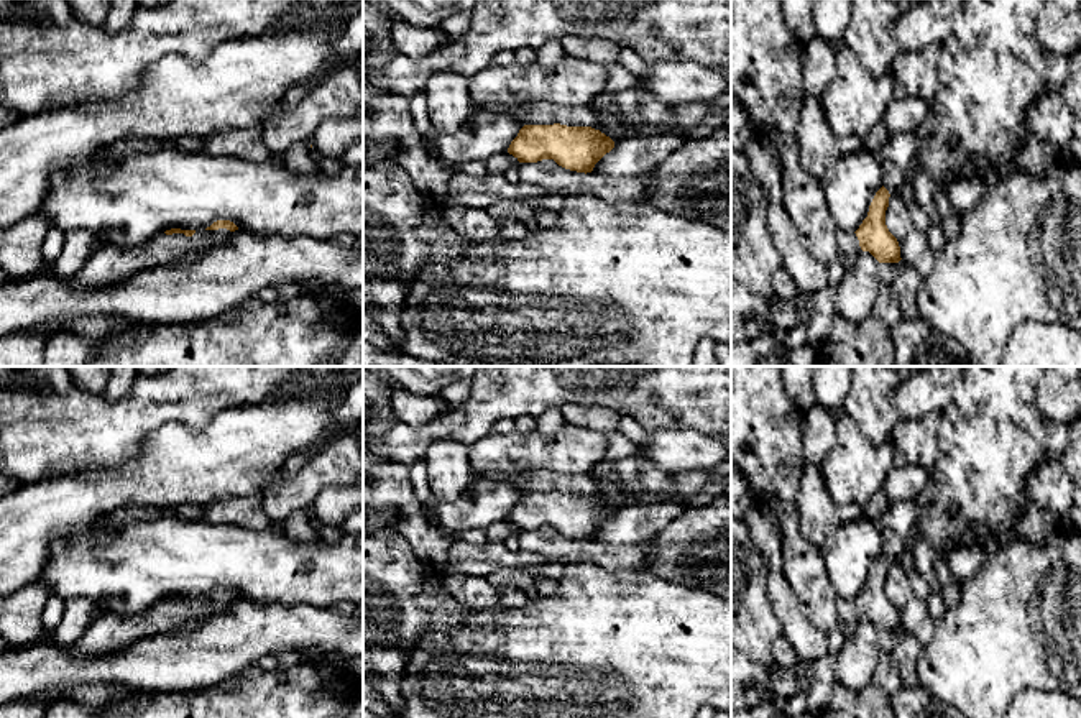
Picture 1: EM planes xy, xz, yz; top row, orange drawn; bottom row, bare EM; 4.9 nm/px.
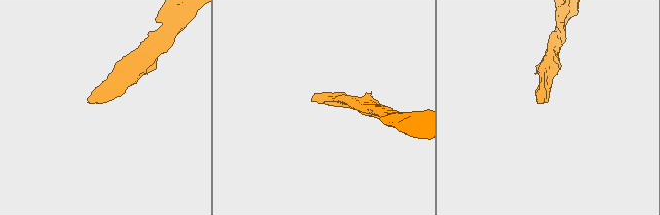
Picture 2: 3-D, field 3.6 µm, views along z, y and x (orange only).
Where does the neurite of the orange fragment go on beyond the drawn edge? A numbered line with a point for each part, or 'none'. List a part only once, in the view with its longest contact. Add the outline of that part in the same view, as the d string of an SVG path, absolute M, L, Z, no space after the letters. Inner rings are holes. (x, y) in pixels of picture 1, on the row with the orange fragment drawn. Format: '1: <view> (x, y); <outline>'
1: xz (542, 112); M537 102L532 105L508 107L498 104L483 105L493 112L504 112L516 115L524 125L567 125L567 127L595 127L598 113L588 105L585 107L565 107L552 105L549 102Z

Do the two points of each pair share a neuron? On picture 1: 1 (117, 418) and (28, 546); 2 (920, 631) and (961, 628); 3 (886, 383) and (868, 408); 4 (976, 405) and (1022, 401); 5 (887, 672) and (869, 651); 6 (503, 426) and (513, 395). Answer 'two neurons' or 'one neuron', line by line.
1: two neurons
2: two neurons
3: one neuron
4: one neuron
5: two neurons
6: two neurons

